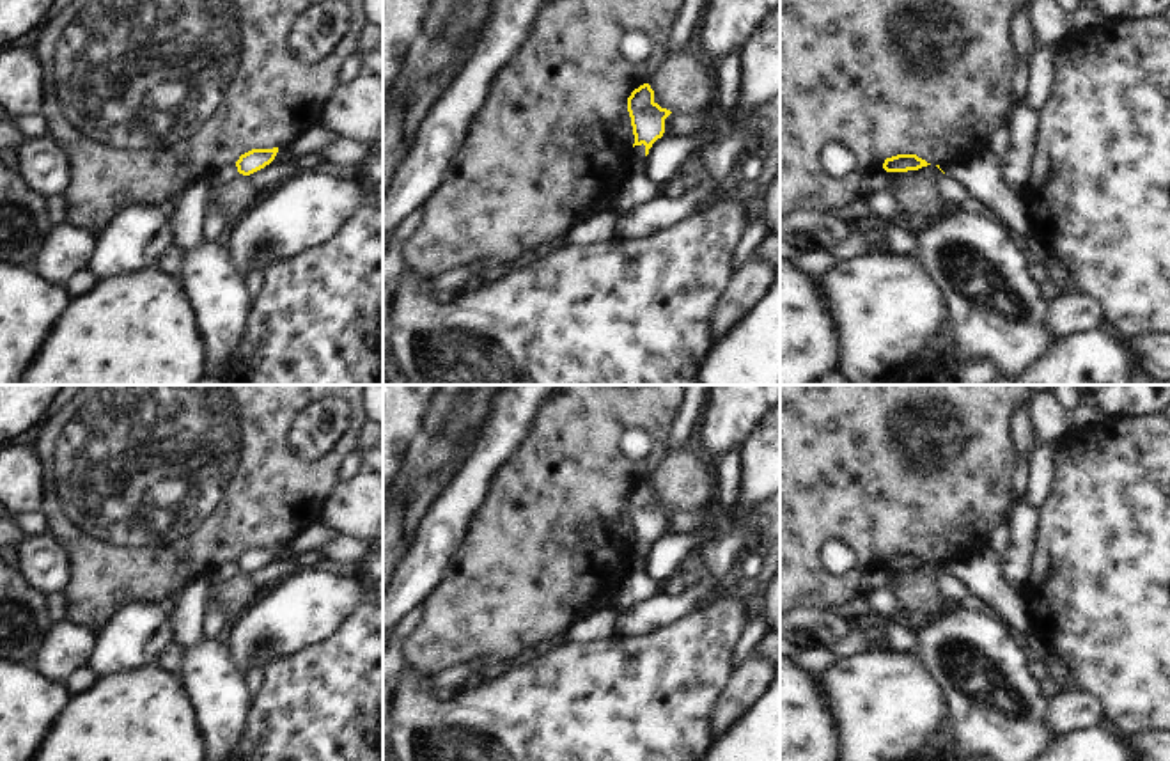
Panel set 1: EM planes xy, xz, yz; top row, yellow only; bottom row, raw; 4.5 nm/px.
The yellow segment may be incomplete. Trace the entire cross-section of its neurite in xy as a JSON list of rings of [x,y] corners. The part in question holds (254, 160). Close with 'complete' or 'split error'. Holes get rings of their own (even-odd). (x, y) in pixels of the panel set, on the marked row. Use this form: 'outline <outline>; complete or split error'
outline [[[278,147],[252,149],[245,154],[241,154],[236,163],[227,161],[227,163],[220,165],[207,179],[209,195],[216,186],[232,181],[238,174],[250,176],[250,174],[264,169],[266,165],[269,165],[275,160],[277,153],[278,153]]]; split error

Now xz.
outline [[[649,83],[640,85],[615,112],[617,135],[631,144],[628,174],[619,184],[612,209],[622,213],[638,202],[659,195],[659,184],[645,172],[645,158],[652,144],[665,133],[665,119],[672,112],[654,101],[654,90]]]; split error

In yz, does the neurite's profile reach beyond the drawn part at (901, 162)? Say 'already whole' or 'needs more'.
needs more

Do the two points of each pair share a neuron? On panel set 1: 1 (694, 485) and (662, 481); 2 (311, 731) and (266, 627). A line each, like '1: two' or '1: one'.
1: one
2: two

